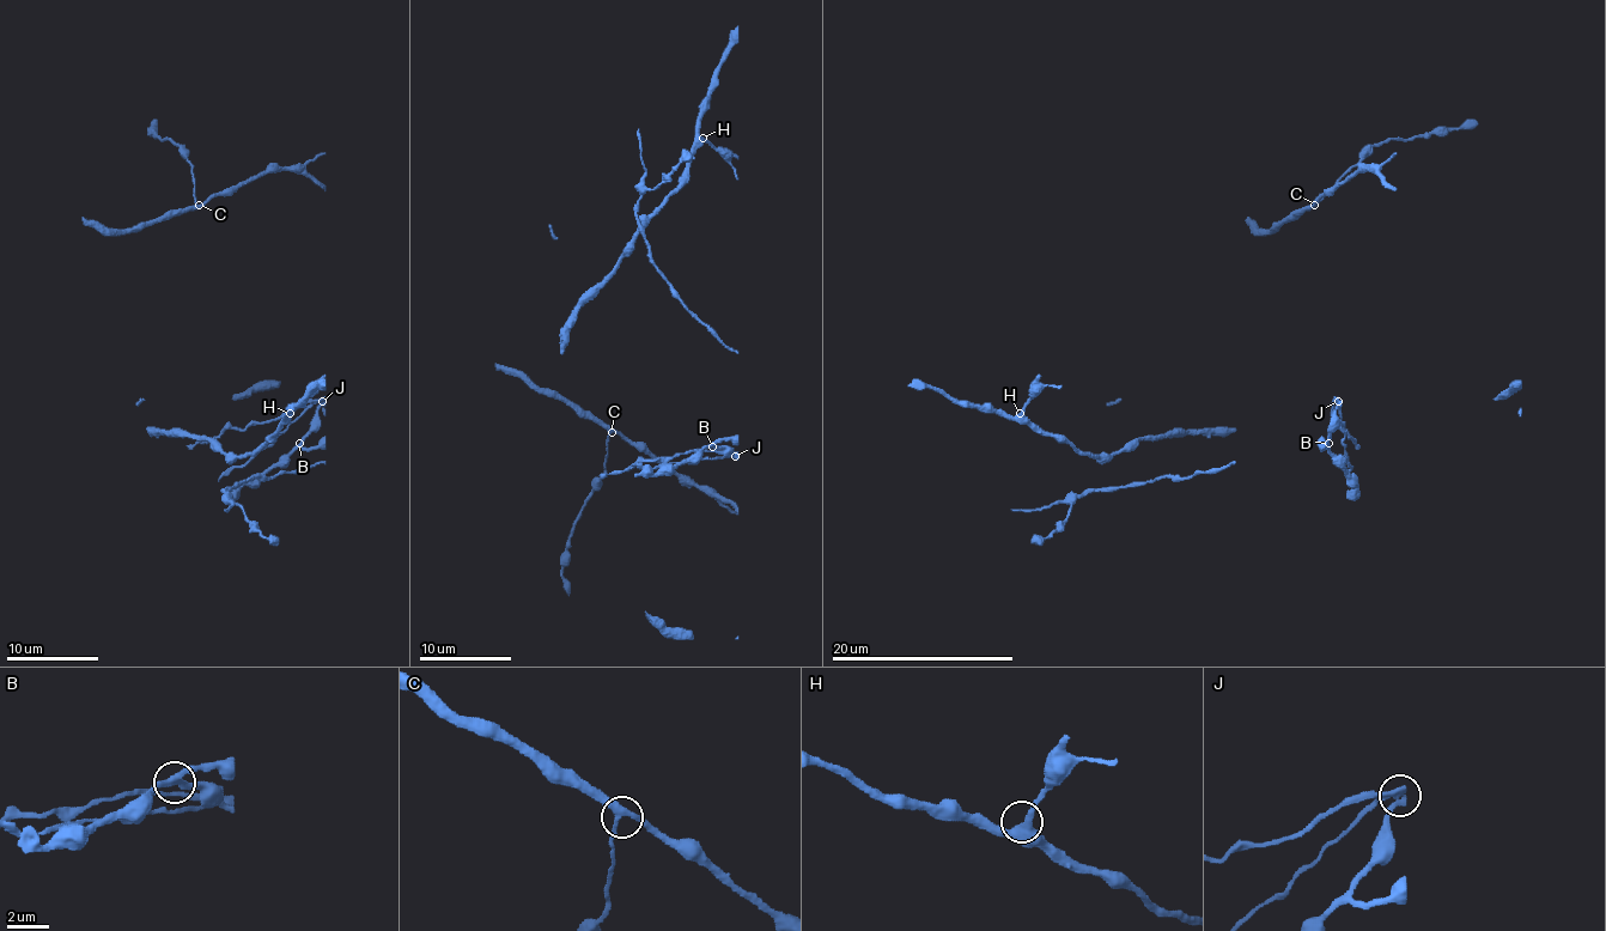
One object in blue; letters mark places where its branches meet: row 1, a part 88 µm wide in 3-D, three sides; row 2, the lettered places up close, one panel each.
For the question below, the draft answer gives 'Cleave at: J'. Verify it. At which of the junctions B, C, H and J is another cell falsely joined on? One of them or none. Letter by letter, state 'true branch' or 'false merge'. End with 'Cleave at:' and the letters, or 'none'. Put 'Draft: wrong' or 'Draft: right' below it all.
B: true branch
C: true branch
H: true branch
J: false merge
Cleave at: J
Draft: right

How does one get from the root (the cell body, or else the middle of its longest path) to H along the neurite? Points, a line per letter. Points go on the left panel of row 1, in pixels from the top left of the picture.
H: (229, 463), (251, 454), (290, 413)

